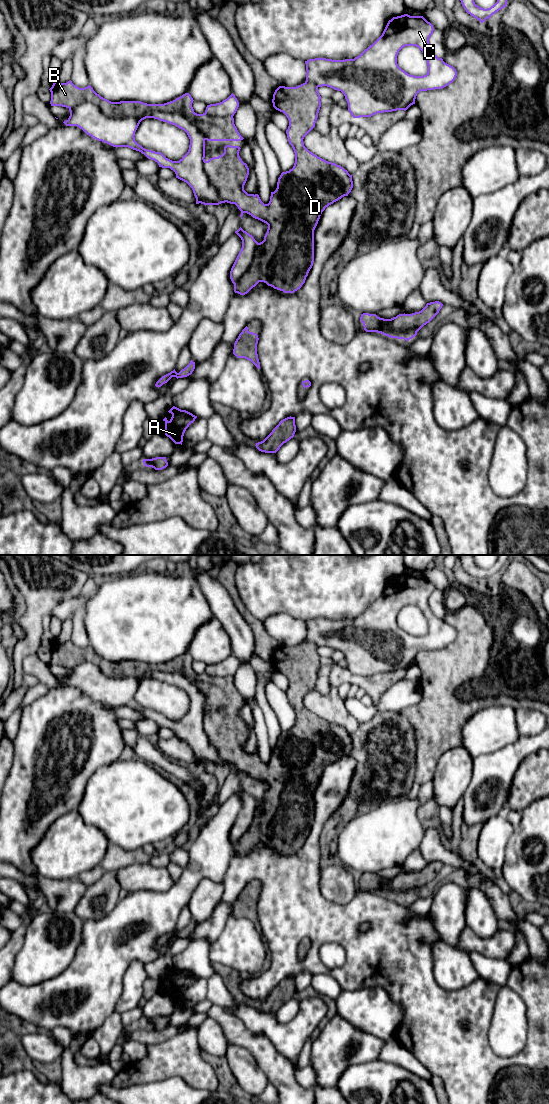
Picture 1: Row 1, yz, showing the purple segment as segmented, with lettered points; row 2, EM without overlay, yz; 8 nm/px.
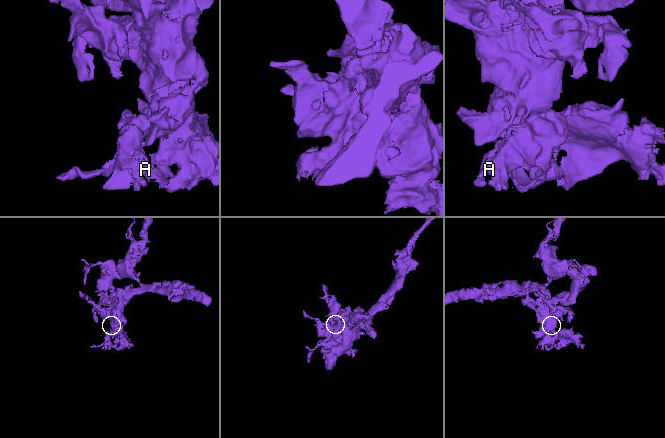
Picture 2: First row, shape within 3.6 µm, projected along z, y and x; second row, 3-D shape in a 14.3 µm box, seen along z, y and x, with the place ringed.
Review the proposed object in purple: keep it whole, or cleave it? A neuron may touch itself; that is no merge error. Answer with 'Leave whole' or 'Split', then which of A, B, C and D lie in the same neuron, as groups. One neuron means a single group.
Split. Groups: A B D / C

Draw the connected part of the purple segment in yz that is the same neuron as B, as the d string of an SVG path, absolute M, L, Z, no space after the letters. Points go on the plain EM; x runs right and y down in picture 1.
M56 639L49 650L51 666L72 668L88 661L96 664L106 676L118 678L137 678L151 671L177 671L188 678L207 701L241 701L244 699L234 684L233 676L210 677L206 673L195 673L192 667L194 660L189 653L164 664L147 664L141 661L111 662L97 654L90 645L79 648L71 640L67 643L59 643Z

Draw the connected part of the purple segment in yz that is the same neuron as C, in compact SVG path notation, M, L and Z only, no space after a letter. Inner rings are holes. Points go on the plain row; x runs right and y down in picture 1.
M404 574L388 581L382 595L354 619L332 620L315 618L305 621L306 641L317 647L327 646L341 651L348 663L348 671L353 678L371 677L377 673L406 671L415 664L420 651L442 649L452 643L456 629L438 618L429 606L433 585L423 576ZM405 606L418 607L425 616L428 632L423 636L406 633L397 624L397 615Z

